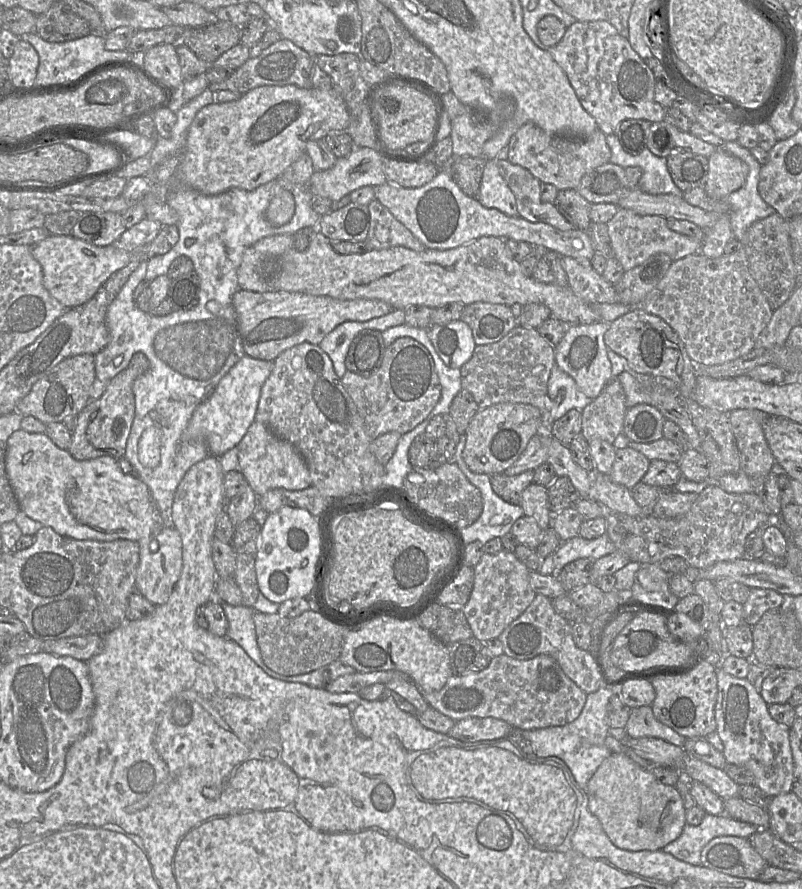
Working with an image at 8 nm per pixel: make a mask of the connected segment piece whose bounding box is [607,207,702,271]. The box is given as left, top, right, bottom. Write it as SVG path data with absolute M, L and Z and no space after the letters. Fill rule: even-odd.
M618 208L617 213L607 223L613 256L628 271L658 253L667 254L673 261L700 251L702 239L673 231L667 226L667 219L660 215L640 215L633 210Z

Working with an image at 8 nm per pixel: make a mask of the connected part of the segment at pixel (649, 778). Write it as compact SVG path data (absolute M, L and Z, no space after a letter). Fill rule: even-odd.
M612 753L606 758L585 788L589 811L598 818L611 842L629 851L658 851L676 840L686 825L686 809L675 786L659 782L651 770L635 763L626 753Z

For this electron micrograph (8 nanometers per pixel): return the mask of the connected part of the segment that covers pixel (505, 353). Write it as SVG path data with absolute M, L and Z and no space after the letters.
M517 326L498 342L476 345L470 360L460 368L461 387L472 394L480 409L499 403L523 403L537 407L541 412L538 434L550 434L554 420L548 381L555 365L555 347L535 328Z

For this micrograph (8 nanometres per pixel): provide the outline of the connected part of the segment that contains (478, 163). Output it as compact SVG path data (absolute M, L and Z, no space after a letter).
M454 157L441 168L446 168L461 190L470 197L476 197L487 159L484 157Z

